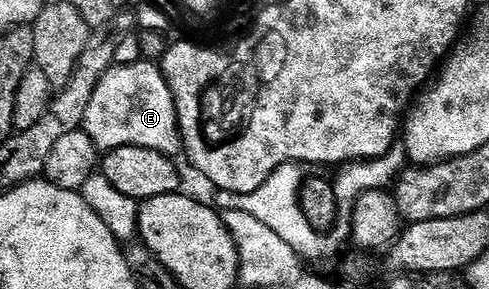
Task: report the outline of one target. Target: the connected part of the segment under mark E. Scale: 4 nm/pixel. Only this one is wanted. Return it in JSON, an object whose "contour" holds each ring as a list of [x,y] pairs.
{"contour":[[[139,59],[136,62],[136,65],[119,63],[108,69],[97,91],[93,91],[93,99],[89,99],[82,130],[100,151],[136,145],[155,149],[172,159],[178,158],[181,153],[179,116],[163,70],[149,61]]]}

